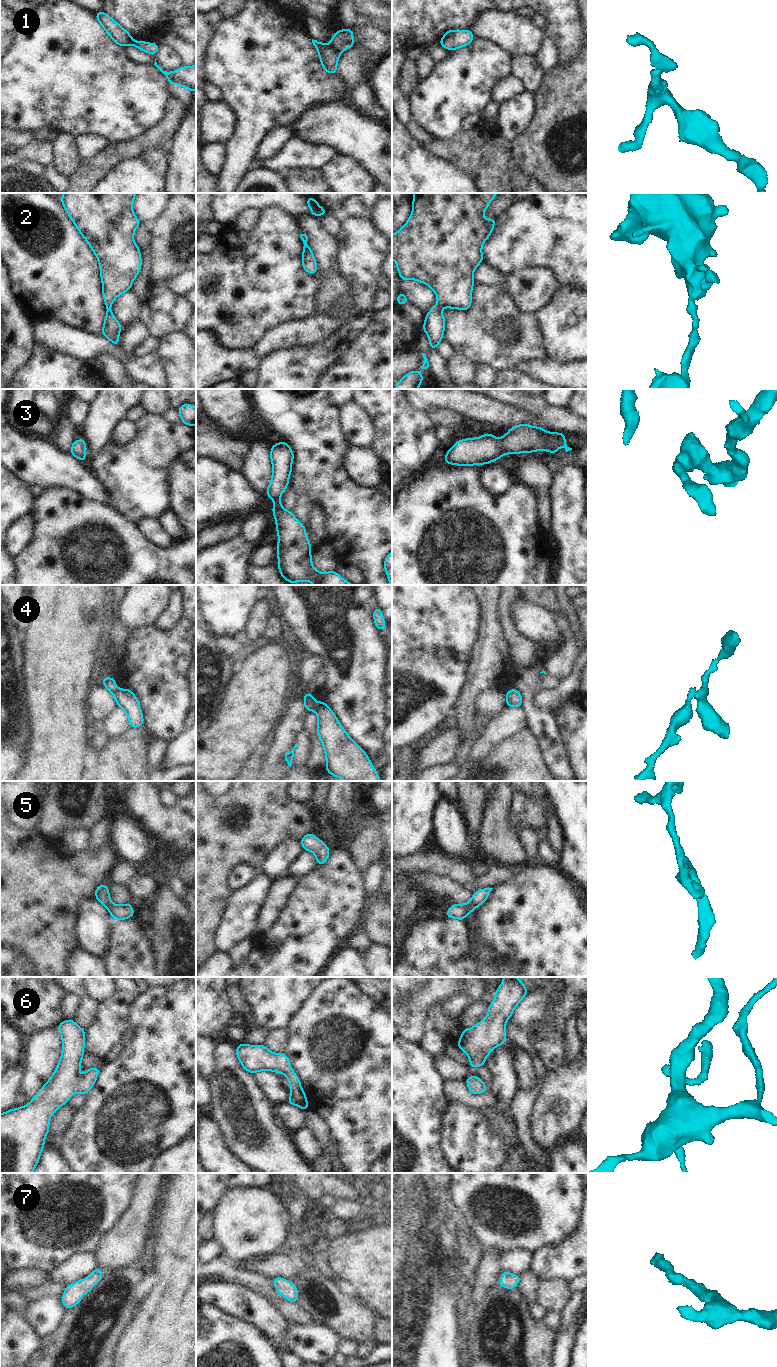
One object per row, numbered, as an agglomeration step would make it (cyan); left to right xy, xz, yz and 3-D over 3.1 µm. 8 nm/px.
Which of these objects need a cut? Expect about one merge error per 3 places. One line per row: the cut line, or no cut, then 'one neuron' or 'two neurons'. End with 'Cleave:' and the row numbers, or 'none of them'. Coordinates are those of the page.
1: cut xz (329, 45), (340, 52); two neurons
2: cut none; one neuron
3: cut none; one neuron
4: cut xz (314, 702), (312, 709); two neurons
5: cut none; one neuron
6: cut none; one neuron
7: cut none; one neuron
Cleave: 1, 4

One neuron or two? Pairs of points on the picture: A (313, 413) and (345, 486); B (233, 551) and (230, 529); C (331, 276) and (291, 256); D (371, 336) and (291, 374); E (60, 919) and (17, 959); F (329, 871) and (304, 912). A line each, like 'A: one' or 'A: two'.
A: one
B: two
C: two
D: two
E: one
F: one

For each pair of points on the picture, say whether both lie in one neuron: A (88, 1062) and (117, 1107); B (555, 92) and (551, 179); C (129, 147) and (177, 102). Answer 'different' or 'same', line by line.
A: different
B: different
C: same

